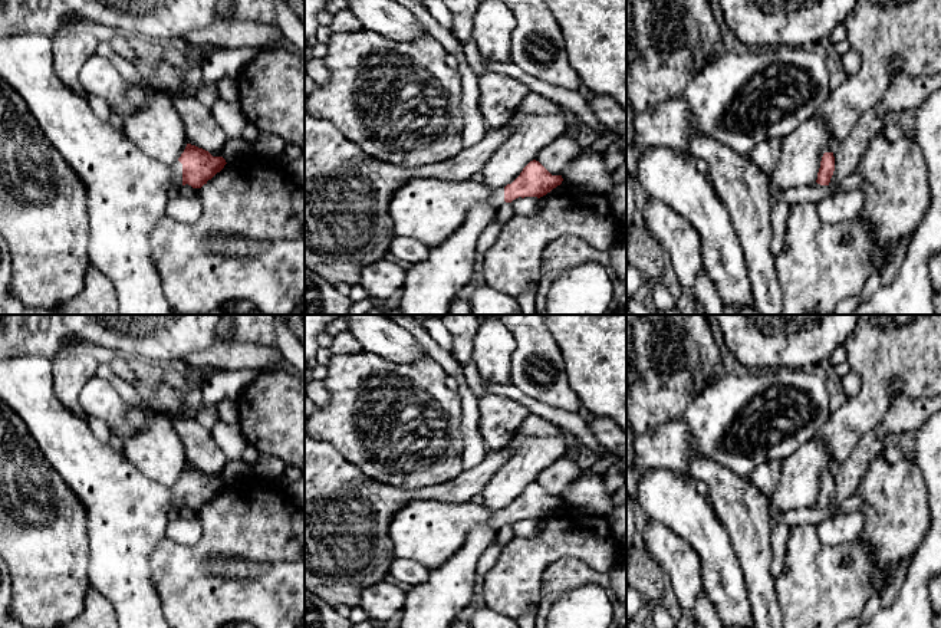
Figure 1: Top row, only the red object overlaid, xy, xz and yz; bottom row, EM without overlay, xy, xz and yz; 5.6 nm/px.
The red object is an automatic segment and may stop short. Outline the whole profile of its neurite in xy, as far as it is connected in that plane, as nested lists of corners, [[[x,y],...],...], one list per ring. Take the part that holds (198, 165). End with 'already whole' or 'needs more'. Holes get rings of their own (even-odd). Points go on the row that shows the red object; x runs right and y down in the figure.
[[[22,34],[0,39],[0,78],[22,96],[52,147],[86,187],[88,256],[91,266],[113,283],[118,315],[174,315],[154,263],[149,237],[165,216],[170,191],[185,184],[201,188],[224,168],[226,160],[191,144],[174,165],[147,157],[111,121],[99,119],[86,98],[57,76],[52,37]]]; needs more

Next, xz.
[[[536,160],[530,161],[511,184],[499,190],[490,190],[483,183],[471,180],[444,181],[435,178],[414,178],[395,190],[388,211],[397,237],[415,239],[431,249],[453,236],[464,224],[468,211],[476,204],[488,203],[491,207],[499,208],[504,203],[511,203],[519,197],[540,198],[560,185],[562,181],[562,175],[552,175]]]; needs more

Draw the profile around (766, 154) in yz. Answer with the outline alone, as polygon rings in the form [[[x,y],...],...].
[[[777,138],[766,139],[757,144],[747,158],[763,172],[770,174],[782,154],[782,141]]]

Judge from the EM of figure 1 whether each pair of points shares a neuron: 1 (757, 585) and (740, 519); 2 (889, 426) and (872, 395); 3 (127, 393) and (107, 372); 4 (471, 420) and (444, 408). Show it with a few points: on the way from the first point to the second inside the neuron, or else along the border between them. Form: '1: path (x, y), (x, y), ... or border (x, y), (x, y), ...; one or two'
1: path (756, 569), (750, 535); one
2: border (895, 398), (881, 424), (869, 430), (859, 440); two
3: path (122, 388), (111, 377); one
4: border (457, 391), (461, 400), (461, 437), (464, 449); two

